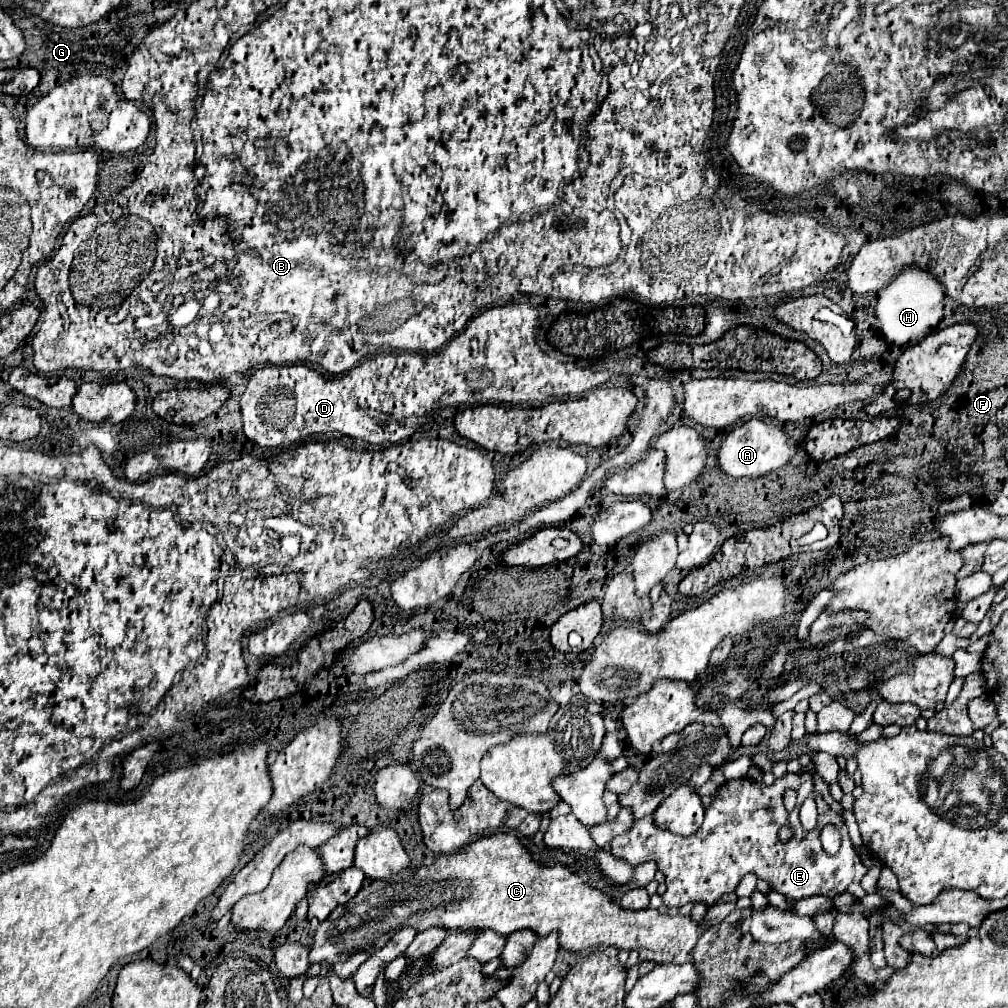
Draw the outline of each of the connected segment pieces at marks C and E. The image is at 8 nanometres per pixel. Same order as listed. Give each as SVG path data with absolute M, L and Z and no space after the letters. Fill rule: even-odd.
M495 833L487 837L479 837L465 851L457 851L453 855L441 855L433 861L431 867L409 867L389 881L369 881L361 887L361 891L347 903L335 907L335 911L317 925L313 935L313 945L309 951L311 963L321 963L329 967L337 961L345 961L357 951L381 949L389 939L403 927L413 927L415 931L425 931L429 927L457 929L457 931L485 931L491 929L499 935L509 935L519 929L531 929L535 935L545 937L551 931L559 933L559 945L567 951L583 951L597 949L601 945L611 945L617 949L641 951L643 961L653 963L691 963L691 949L697 943L697 933L701 929L699 923L691 921L691 917L681 915L665 915L657 909L641 909L627 911L613 903L603 891L585 883L577 873L567 867L539 865L533 855L523 847L523 843L513 833Z
M785 773L781 779L775 779L773 785L755 783L753 779L733 779L725 781L715 793L711 805L705 809L705 821L699 831L689 837L673 835L653 825L653 817L635 821L629 833L613 839L613 855L629 861L633 867L647 859L655 859L659 871L667 875L667 893L663 903L667 907L683 907L687 903L705 903L711 907L723 893L733 893L745 873L755 873L759 879L765 879L773 891L789 897L803 899L813 895L825 895L833 899L835 895L847 891L849 883L859 881L867 867L861 863L857 851L851 845L845 821L835 813L821 795L815 795L819 819L813 831L805 831L799 821L799 809L813 789L811 773L791 775ZM785 789L797 791L797 805L793 811L787 811L783 805ZM789 823L795 831L789 843L777 839L777 831ZM833 823L841 831L841 849L831 857L823 851L819 833L821 829Z

